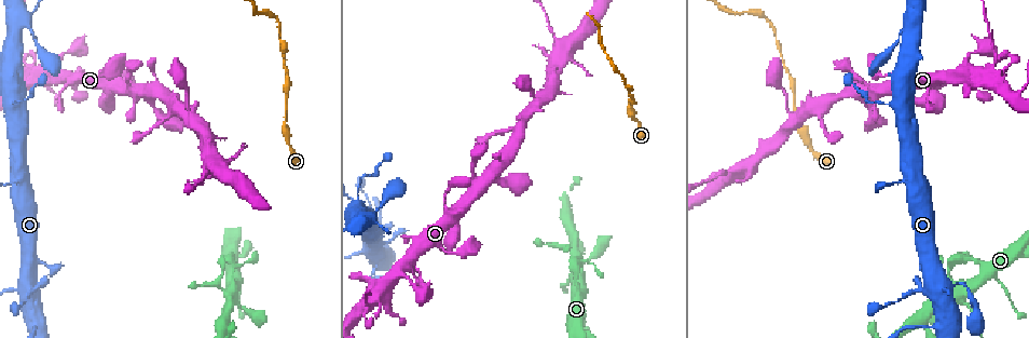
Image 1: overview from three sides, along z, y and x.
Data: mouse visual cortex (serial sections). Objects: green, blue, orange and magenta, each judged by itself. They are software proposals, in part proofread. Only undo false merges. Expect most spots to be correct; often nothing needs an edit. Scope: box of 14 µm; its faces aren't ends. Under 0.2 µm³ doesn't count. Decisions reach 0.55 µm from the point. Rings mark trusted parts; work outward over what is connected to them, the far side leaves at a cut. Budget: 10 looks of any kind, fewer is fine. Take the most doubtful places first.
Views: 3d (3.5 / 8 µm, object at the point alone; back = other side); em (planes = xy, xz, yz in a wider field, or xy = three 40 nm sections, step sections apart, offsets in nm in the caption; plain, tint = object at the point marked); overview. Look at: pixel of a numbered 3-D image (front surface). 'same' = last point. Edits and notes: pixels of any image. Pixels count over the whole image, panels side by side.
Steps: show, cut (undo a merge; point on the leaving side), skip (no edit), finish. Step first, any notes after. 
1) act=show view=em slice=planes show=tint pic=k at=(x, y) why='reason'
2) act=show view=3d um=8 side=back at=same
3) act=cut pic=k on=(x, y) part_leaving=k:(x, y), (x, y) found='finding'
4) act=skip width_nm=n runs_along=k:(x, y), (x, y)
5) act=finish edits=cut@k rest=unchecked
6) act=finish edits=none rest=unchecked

act=show view=3d um=3.5 pic=1 at=(214, 171) why='arms part here'

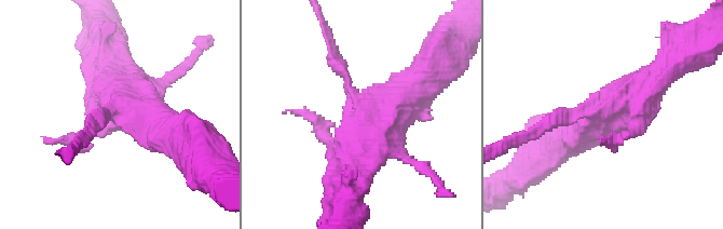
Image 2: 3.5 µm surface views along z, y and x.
act=show view=em slice=xy step=2 show=tint pic=2 at=(366, 106)

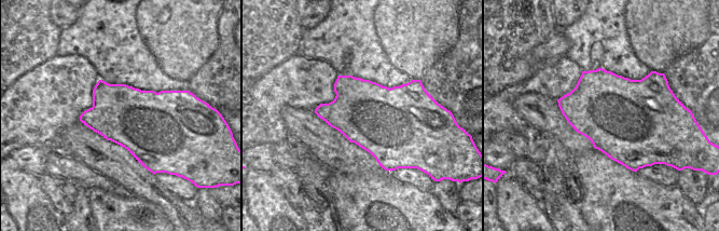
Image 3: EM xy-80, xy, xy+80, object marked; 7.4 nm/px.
act=skip width_nm=550 runs_along=2:(351, 167), (377, 118), (431, 71) found='one cell here'

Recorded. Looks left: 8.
act=show view=3d um=8 side=back pic=1 at=(952, 286) why='sudden change in width'

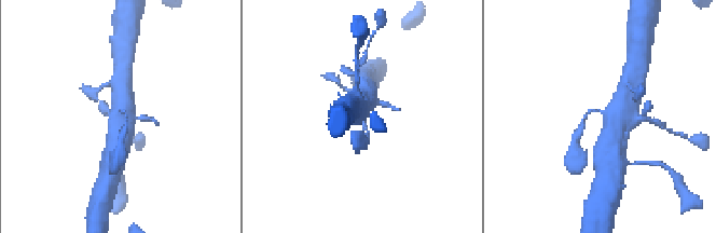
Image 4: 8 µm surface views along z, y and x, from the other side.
act=show view=3d um=3.5 pic=4 at=(604, 114)

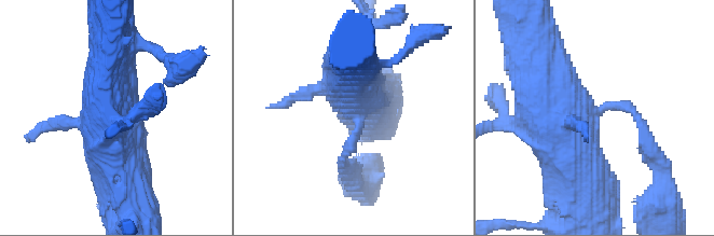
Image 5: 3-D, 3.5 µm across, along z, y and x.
act=show view=em slice=xy step=5 show=tint pic=5 at=(361, 117)

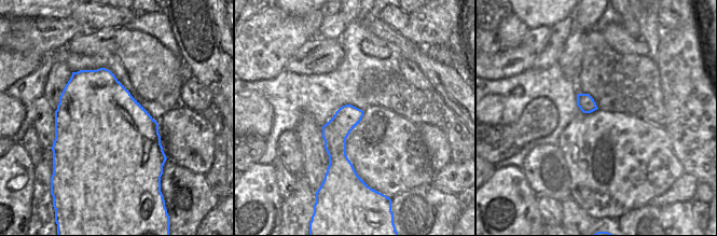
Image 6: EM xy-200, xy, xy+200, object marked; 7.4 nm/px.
act=skip runs_along=6:(348, 107), (338, 128), (346, 186) found='one cell here'

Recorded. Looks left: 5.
act=show view=3d um=8 pic=1 at=(27, 22) why='thick turns thin'

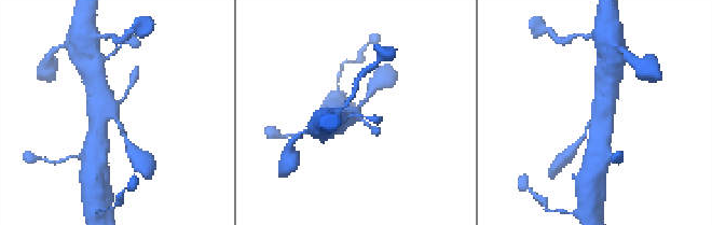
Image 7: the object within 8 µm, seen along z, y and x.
act=show view=em slice=xy step=2 show=tint pic=7 at=(352, 111)

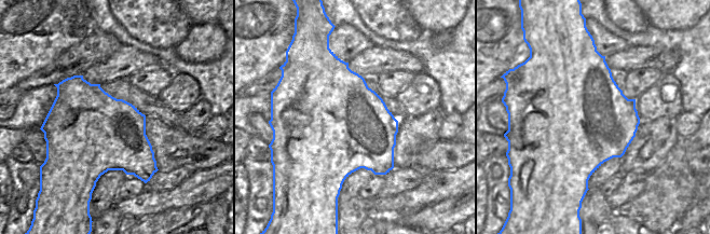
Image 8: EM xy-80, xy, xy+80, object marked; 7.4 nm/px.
act=skip runs_along=7:(598, 143), (598, 114), (608, 88) found='one cell here'

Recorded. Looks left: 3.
act=show view=3d um=8 pic=1 at=(953, 295) why='thin arm on a thick one'

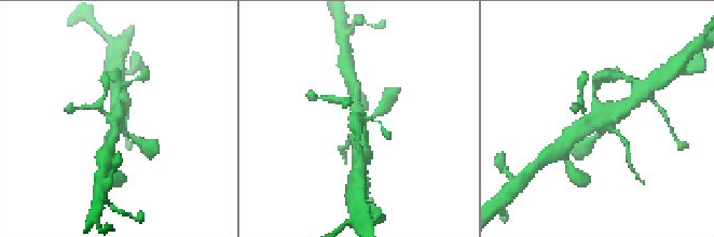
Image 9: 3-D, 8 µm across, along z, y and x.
act=show view=em slice=xy step=5 show=tint pic=9 at=(599, 120)

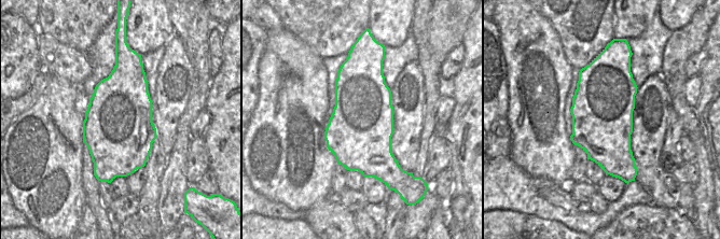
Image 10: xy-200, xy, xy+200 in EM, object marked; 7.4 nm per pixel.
act=skip runs_along=9:(626, 108), (601, 116), (573, 136) found='all the same cell'

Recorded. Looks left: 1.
act=finish edits=none rest=unchecked

